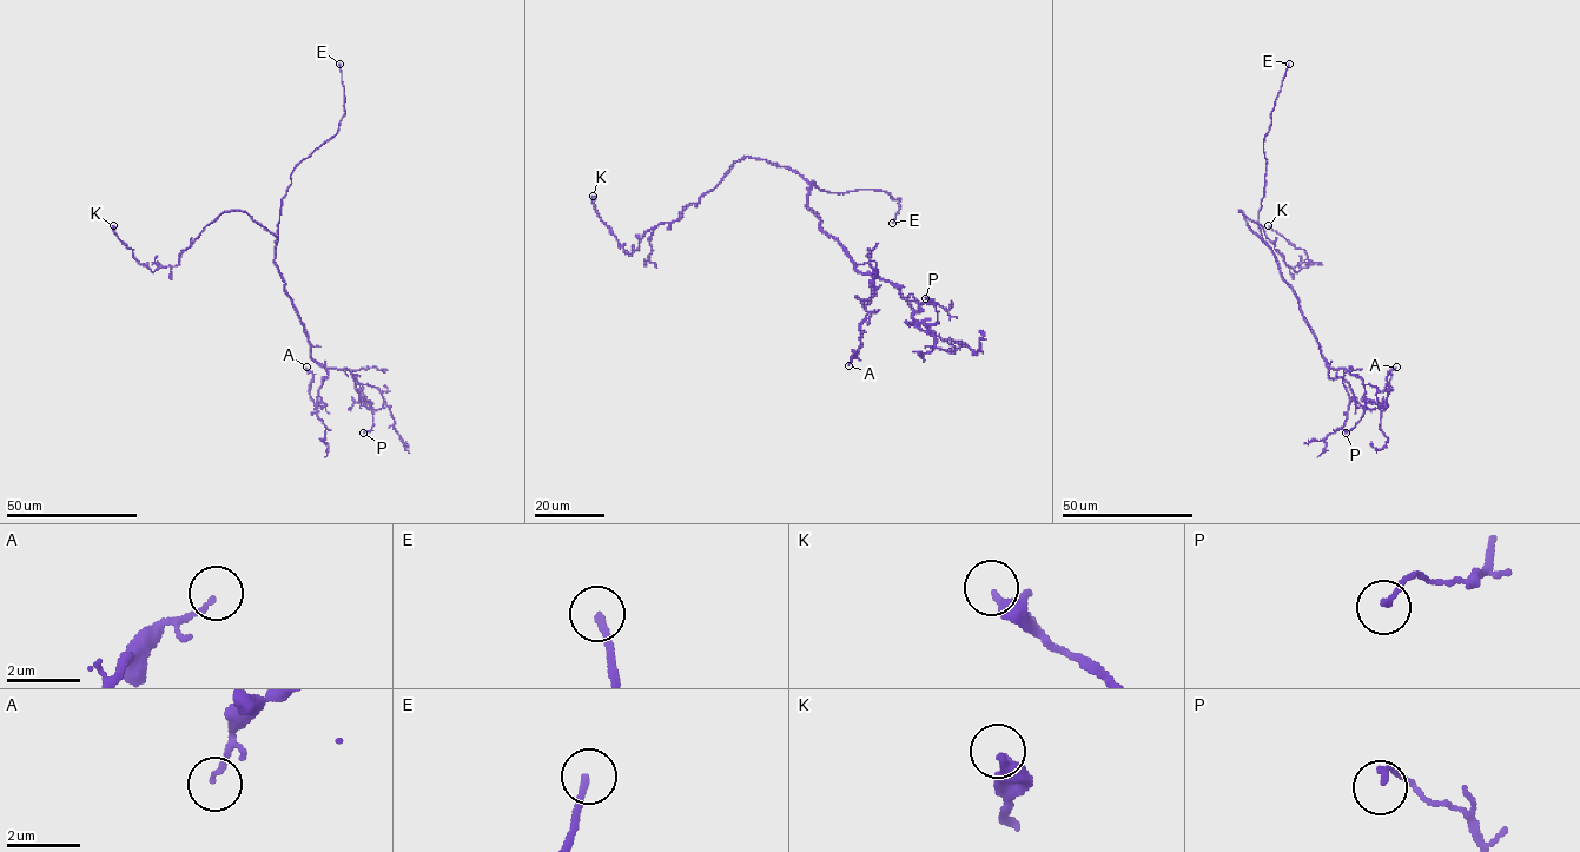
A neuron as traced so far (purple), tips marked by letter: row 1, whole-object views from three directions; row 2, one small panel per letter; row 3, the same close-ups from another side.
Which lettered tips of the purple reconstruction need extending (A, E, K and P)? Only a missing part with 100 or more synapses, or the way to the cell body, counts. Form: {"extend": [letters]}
{"extend": ["E"]}

